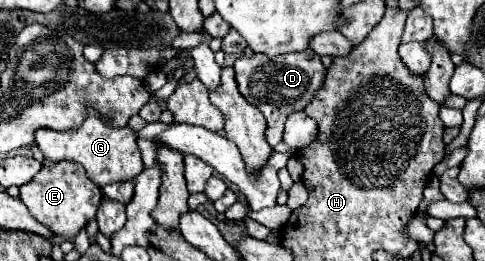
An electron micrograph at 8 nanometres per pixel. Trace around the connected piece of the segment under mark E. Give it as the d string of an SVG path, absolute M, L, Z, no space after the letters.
M58 161L52 165L44 165L34 175L34 179L20 185L20 199L24 201L28 211L32 211L32 215L40 223L50 227L56 235L74 237L88 223L88 219L96 217L98 205L102 201L102 189L86 177L86 171L84 167L80 167L80 163Z

